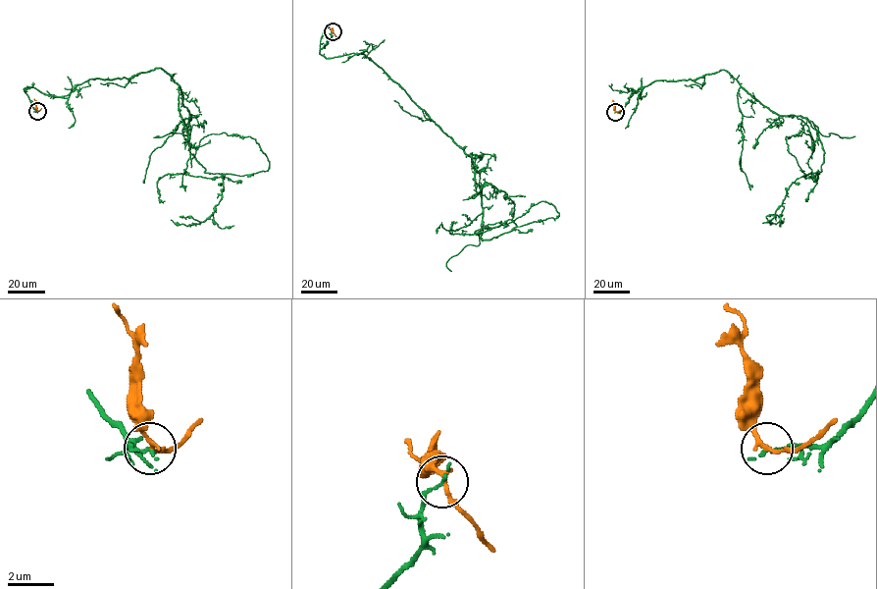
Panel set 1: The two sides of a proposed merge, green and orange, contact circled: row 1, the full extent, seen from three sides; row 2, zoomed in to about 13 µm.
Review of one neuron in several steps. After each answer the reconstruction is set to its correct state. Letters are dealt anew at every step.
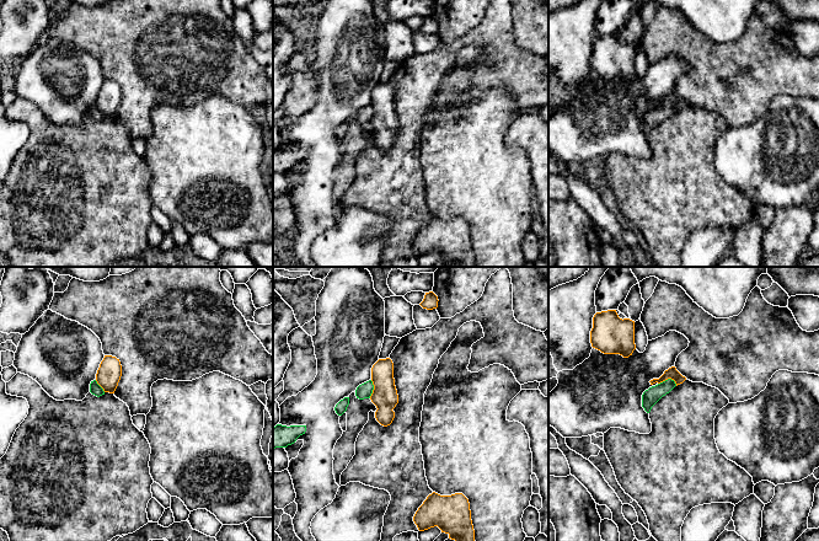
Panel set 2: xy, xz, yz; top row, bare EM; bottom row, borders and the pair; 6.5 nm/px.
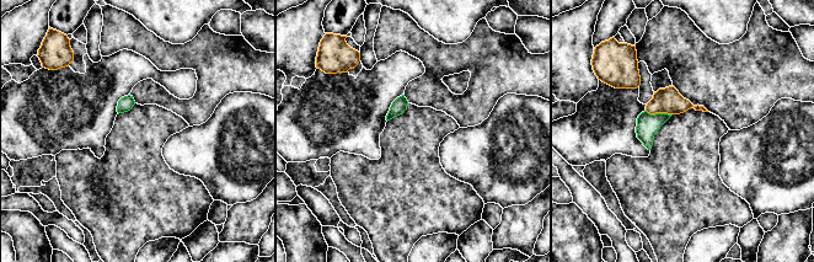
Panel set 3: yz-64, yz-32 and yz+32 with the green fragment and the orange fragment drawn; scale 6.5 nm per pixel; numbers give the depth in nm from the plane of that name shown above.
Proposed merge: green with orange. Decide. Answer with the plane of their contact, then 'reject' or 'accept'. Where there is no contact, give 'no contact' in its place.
yz | reject

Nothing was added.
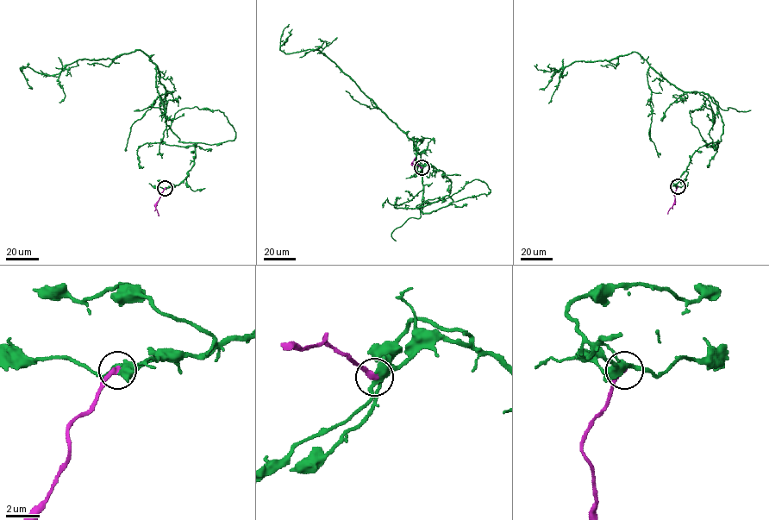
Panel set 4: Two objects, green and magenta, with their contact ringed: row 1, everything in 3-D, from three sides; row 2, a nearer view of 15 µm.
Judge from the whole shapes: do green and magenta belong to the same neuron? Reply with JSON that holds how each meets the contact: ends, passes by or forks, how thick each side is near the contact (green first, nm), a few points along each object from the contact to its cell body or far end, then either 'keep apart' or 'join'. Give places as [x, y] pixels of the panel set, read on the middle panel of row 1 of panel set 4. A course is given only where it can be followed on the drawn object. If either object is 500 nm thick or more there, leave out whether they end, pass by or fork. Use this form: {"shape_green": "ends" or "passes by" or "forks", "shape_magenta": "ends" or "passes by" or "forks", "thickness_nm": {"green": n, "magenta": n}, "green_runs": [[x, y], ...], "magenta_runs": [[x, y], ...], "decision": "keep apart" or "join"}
{"shape_green": "passes by", "shape_magenta": "ends", "thickness_nm": {"green": 380, "magenta": 300}, "green_runs": [[422, 167], [451, 182], [453, 201], [429, 213], [415, 142], [317, 49], [281, 50], [291, 28]], "magenta_runs": [[422, 168], [412, 164], [415, 157]], "decision": "join"}

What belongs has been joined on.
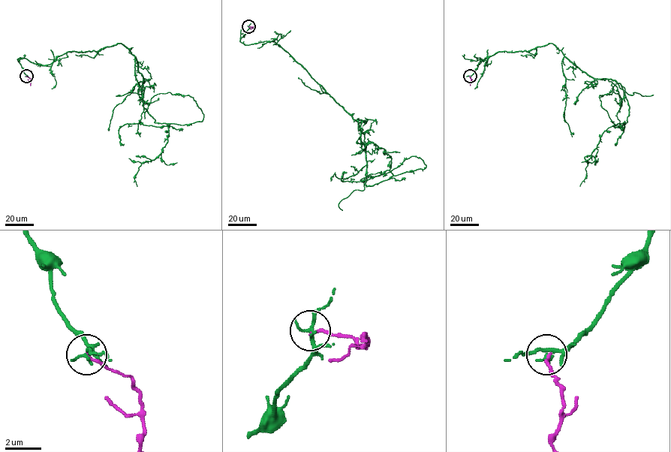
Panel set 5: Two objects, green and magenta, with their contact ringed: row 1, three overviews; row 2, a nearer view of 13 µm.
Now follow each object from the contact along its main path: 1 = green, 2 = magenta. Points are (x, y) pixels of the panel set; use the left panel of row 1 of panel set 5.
1: (26, 76), (18, 58), (47, 65), (125, 46), (143, 107), (170, 123), (136, 186)
2: (26, 76), (30, 79), (31, 85)

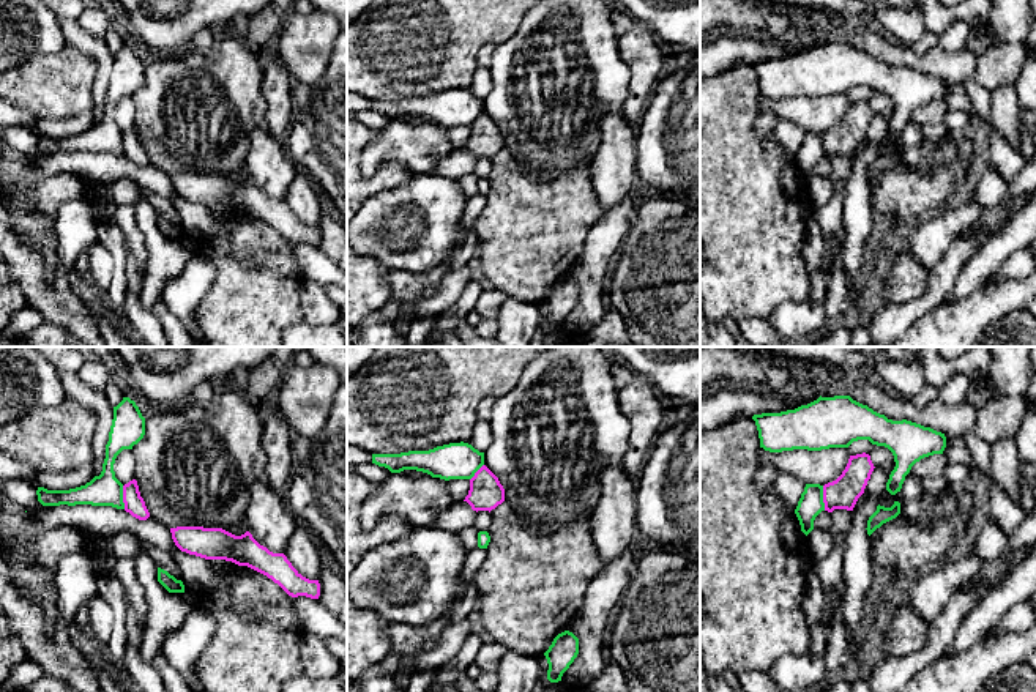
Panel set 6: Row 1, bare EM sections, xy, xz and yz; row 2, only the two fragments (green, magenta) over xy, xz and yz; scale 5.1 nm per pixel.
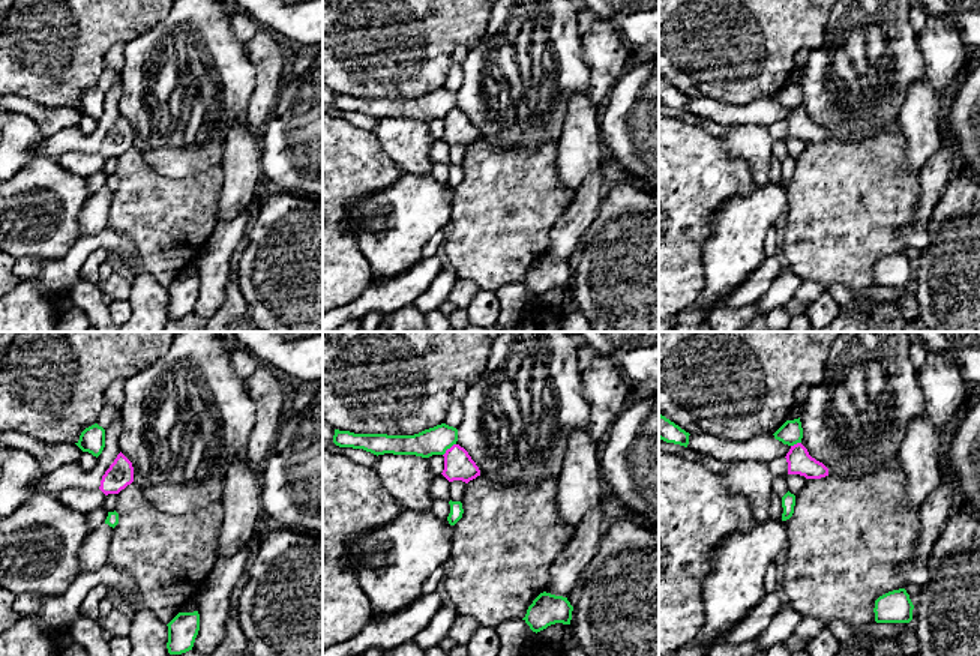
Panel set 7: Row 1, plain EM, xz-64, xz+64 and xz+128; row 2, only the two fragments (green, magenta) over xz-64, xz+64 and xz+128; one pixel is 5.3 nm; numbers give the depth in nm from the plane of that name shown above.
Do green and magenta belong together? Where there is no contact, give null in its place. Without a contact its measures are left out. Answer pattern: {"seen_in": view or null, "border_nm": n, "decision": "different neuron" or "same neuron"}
{"seen_in": "yz", "border_nm": 130, "decision": "different neuron"}

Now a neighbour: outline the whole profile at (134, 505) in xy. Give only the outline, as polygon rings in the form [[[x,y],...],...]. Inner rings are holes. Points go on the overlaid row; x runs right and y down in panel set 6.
[[[136,479],[123,486],[123,503],[125,511],[129,512],[132,517],[139,520],[147,520],[150,517]]]

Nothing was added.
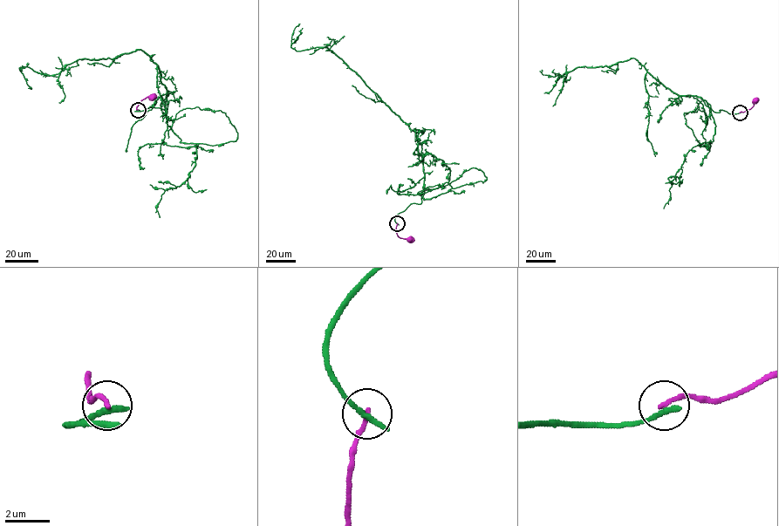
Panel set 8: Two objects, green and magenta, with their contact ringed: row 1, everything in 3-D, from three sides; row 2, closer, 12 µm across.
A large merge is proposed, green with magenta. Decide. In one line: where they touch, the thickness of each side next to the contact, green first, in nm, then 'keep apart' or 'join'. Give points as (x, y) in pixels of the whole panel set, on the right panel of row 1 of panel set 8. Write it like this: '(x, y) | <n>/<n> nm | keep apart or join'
(740, 112) | 320/220 nm | keep apart

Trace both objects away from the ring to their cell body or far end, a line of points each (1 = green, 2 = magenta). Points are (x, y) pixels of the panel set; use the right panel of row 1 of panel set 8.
1: (740, 112), (714, 112), (700, 97), (678, 95), (632, 58), (607, 66), (577, 66), (543, 92)
2: (740, 112), (748, 110), (756, 101)

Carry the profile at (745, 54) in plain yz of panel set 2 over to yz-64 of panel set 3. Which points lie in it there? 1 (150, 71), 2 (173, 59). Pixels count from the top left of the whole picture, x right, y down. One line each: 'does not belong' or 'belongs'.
1: does not belong
2: belongs

